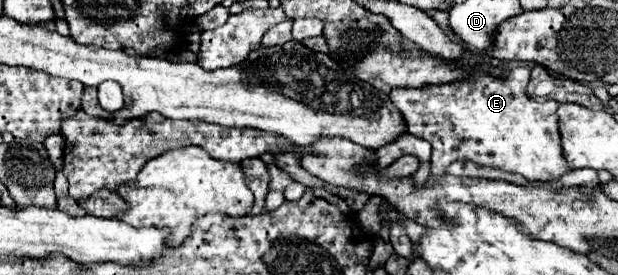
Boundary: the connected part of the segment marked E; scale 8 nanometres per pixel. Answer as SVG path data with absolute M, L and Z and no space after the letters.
M515 67L499 77L489 73L475 73L473 77L459 79L447 85L427 85L419 89L393 89L389 95L395 107L407 121L409 133L427 139L433 145L431 153L431 181L447 175L447 167L453 161L473 161L479 167L501 169L507 173L523 175L527 181L555 181L567 171L571 171L563 149L559 133L559 101L535 101L525 89L529 83L529 67Z

